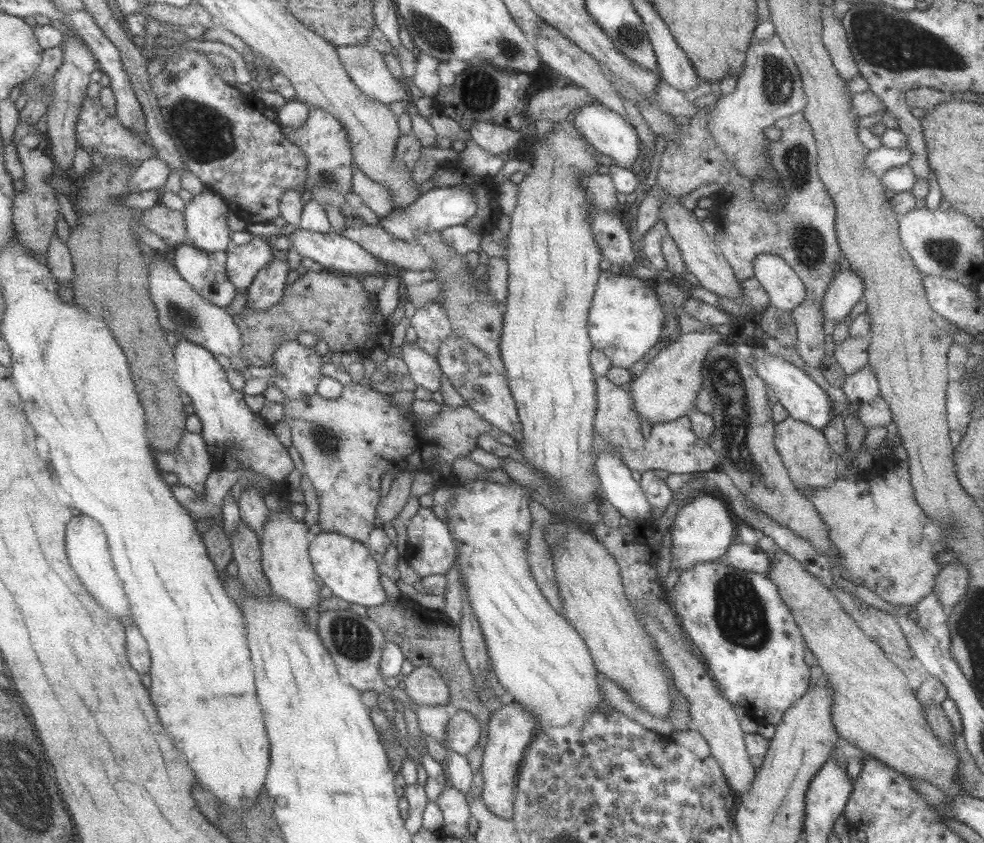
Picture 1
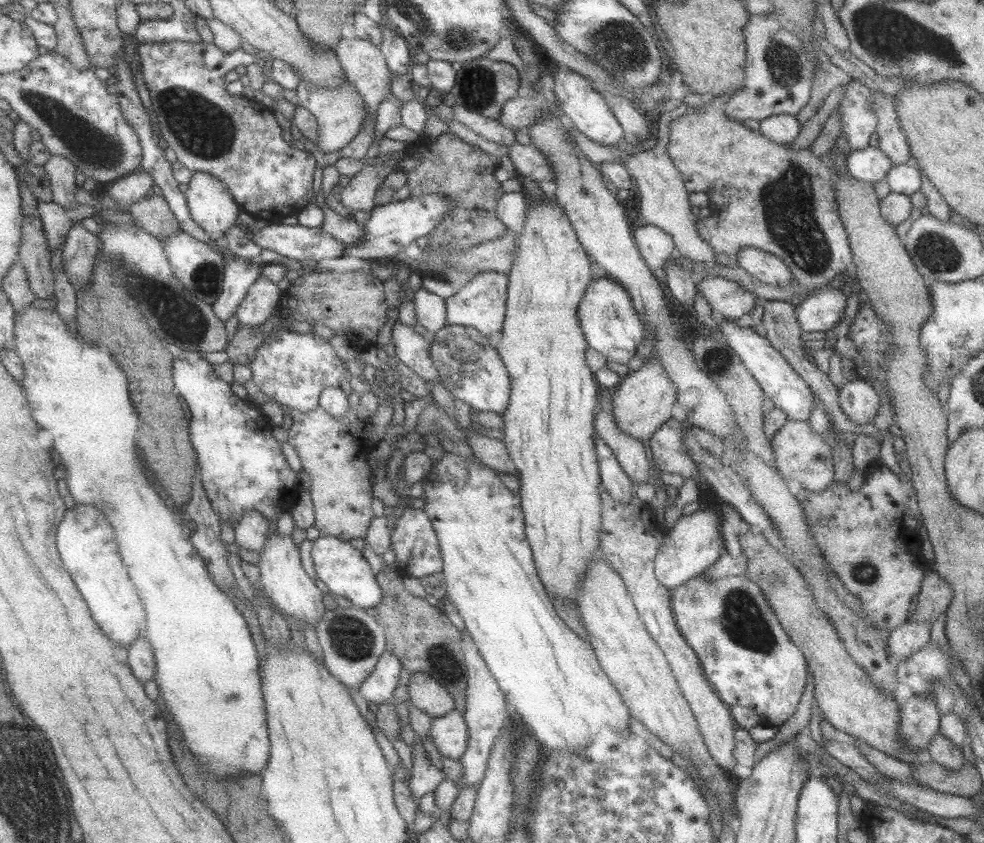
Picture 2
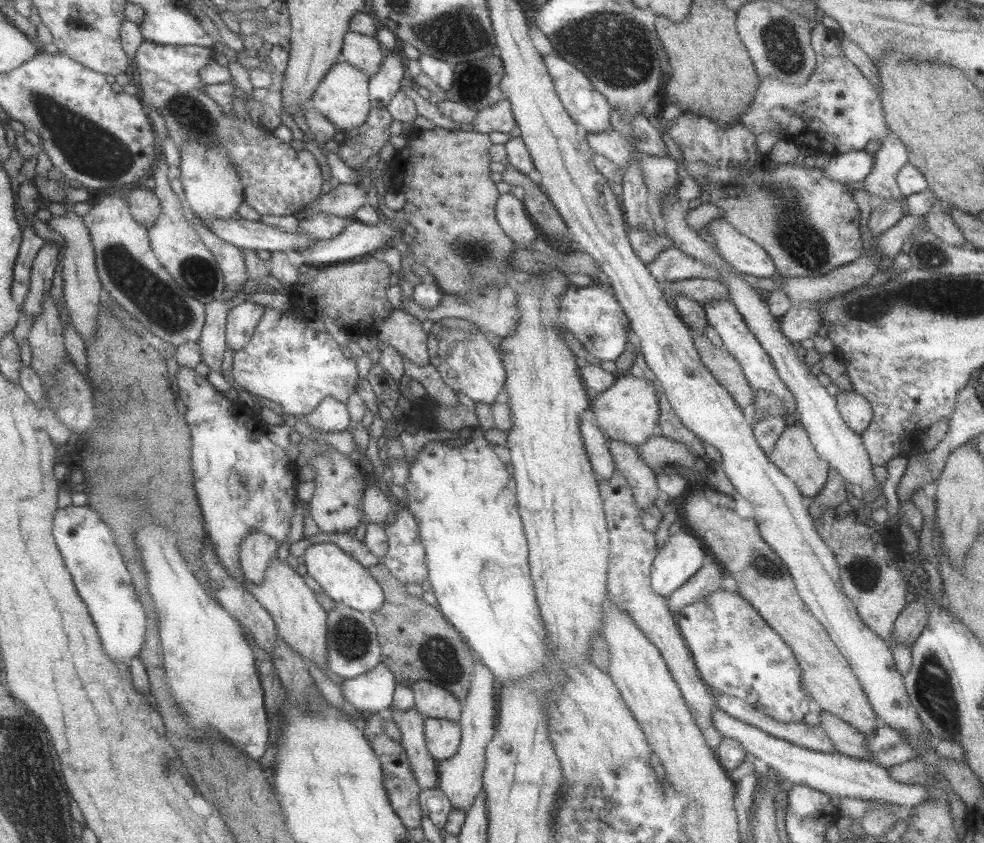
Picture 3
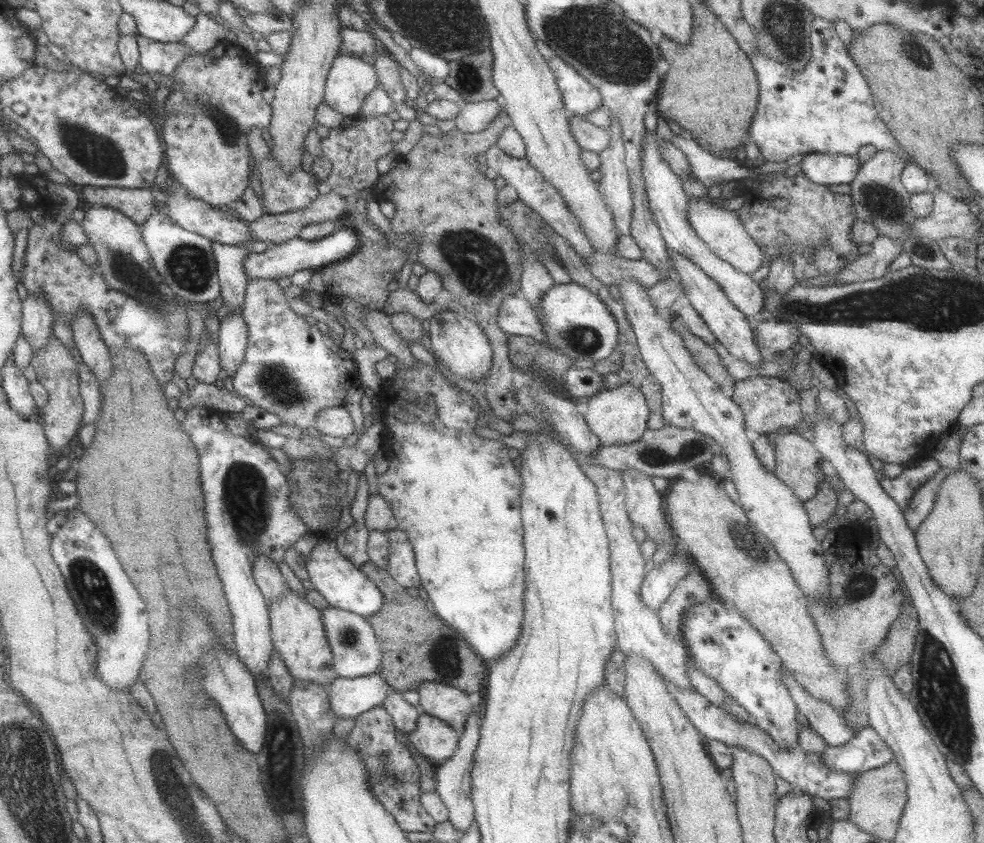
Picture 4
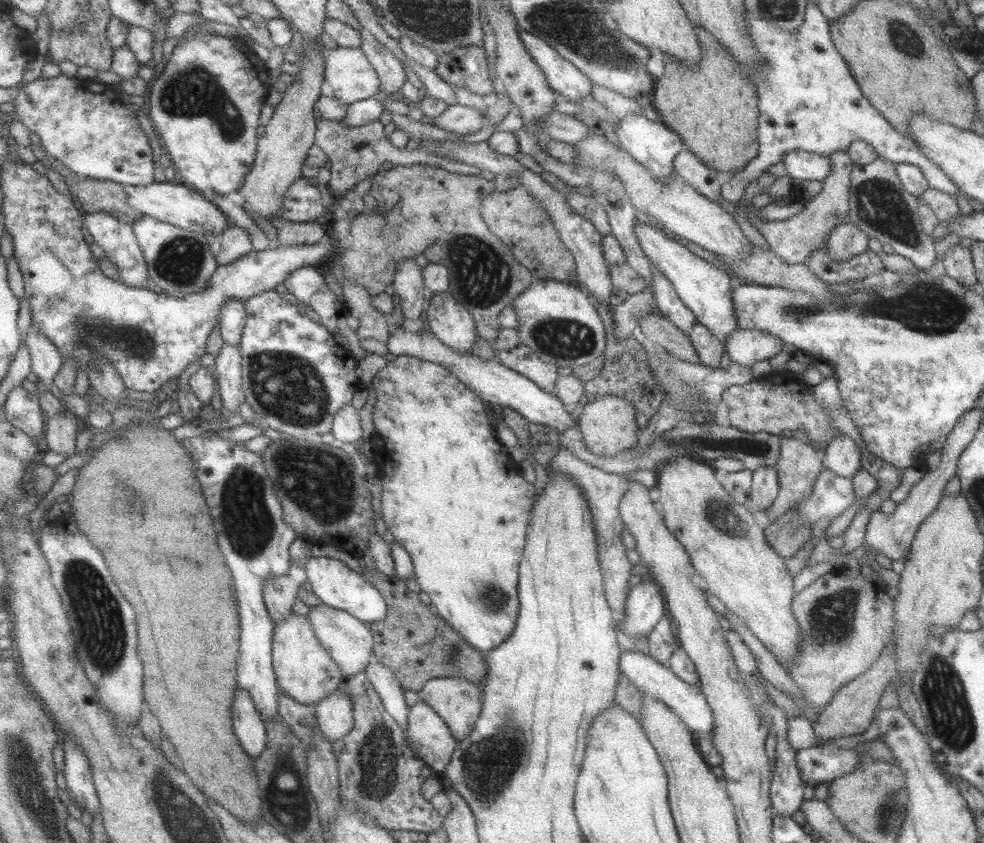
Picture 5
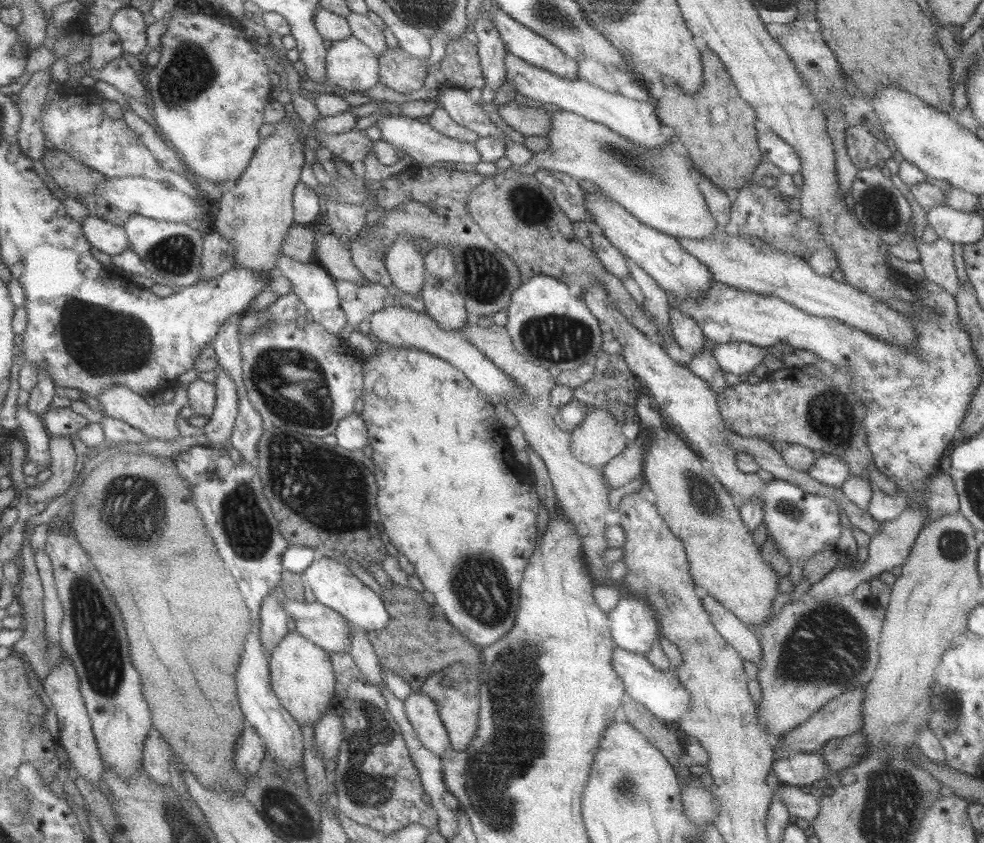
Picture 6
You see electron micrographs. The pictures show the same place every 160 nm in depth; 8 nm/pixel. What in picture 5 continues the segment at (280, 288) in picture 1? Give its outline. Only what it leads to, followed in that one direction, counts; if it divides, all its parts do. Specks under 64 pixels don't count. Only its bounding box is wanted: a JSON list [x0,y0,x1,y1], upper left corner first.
[213,344,244,414]

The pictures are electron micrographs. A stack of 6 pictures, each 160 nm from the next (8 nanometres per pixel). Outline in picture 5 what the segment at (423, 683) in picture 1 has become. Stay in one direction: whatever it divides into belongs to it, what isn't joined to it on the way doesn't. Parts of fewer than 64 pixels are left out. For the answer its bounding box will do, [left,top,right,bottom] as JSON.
[418,677,481,741]

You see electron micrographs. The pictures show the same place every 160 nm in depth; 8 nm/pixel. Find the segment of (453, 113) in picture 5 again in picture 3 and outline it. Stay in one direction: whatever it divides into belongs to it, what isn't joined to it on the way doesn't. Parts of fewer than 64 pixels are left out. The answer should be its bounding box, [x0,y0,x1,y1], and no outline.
[470,99,515,138]

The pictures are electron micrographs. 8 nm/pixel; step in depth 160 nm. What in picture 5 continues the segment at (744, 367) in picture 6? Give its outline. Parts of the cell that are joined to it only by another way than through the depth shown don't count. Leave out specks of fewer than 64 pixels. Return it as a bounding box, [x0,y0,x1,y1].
[722,329,784,367]

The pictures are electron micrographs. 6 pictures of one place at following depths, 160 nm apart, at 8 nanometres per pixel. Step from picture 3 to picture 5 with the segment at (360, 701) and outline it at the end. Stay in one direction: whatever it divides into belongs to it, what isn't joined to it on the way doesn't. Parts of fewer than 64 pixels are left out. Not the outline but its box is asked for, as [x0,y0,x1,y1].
[313,688,352,743]

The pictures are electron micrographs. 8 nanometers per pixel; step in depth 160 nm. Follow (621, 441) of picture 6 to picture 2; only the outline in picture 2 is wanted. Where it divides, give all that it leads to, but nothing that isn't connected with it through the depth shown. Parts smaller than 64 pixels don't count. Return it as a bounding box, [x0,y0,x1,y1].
[609,359,677,451]

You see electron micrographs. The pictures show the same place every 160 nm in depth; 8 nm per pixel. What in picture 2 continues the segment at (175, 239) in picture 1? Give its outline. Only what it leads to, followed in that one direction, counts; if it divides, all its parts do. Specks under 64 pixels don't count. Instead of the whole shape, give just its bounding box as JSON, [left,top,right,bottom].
[130,194,180,240]

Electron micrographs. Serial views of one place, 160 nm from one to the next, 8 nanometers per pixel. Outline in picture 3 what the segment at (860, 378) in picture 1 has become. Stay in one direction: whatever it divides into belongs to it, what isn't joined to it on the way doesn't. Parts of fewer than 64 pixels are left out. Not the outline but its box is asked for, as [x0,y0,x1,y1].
[835,391,872,435]

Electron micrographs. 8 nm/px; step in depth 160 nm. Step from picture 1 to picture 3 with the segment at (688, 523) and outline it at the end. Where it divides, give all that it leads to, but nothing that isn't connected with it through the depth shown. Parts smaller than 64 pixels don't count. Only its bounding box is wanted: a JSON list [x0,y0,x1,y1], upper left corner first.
[650,529,707,598]

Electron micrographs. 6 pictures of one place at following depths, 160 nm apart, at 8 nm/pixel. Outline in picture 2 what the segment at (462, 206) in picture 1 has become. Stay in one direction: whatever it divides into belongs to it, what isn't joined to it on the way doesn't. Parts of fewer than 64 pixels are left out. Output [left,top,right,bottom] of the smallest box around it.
[344,194,452,263]

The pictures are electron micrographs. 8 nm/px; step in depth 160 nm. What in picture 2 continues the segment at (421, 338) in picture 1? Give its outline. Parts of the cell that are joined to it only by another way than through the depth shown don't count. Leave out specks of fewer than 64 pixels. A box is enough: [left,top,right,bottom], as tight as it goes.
[411,287,447,342]

